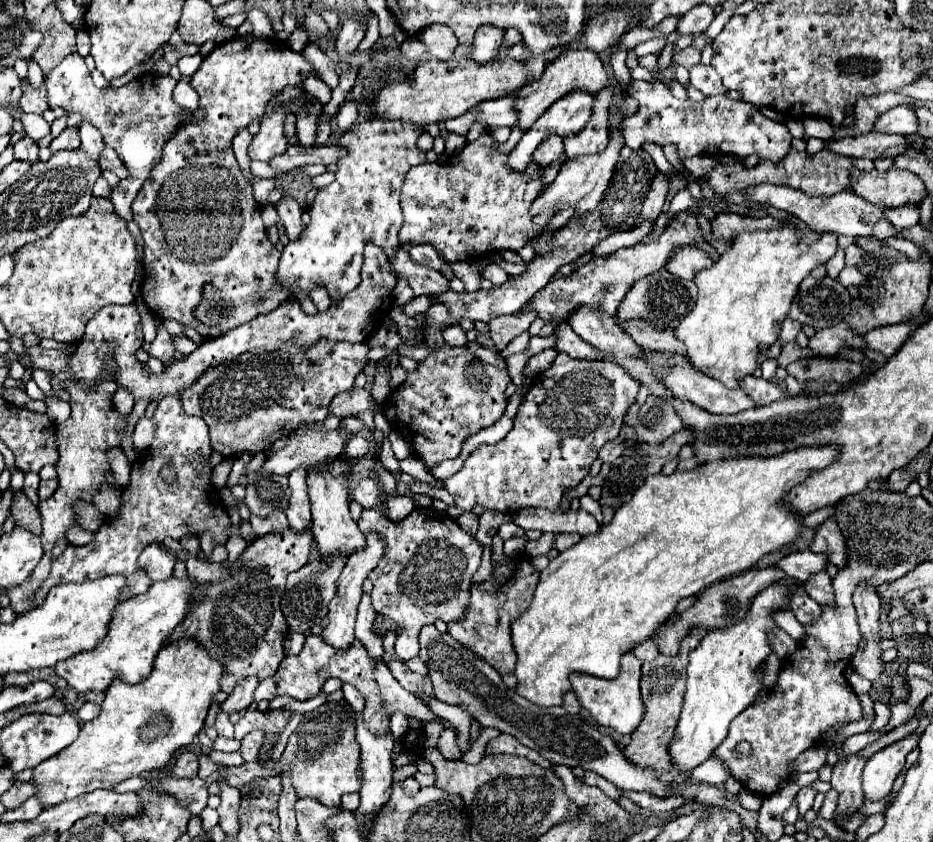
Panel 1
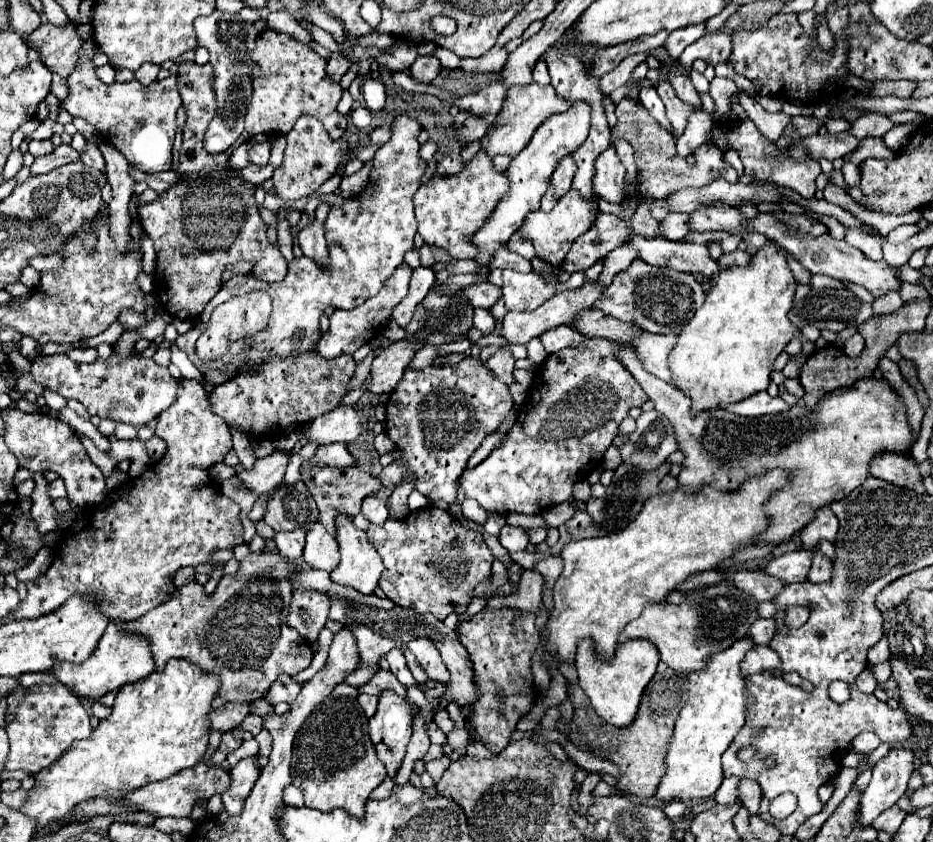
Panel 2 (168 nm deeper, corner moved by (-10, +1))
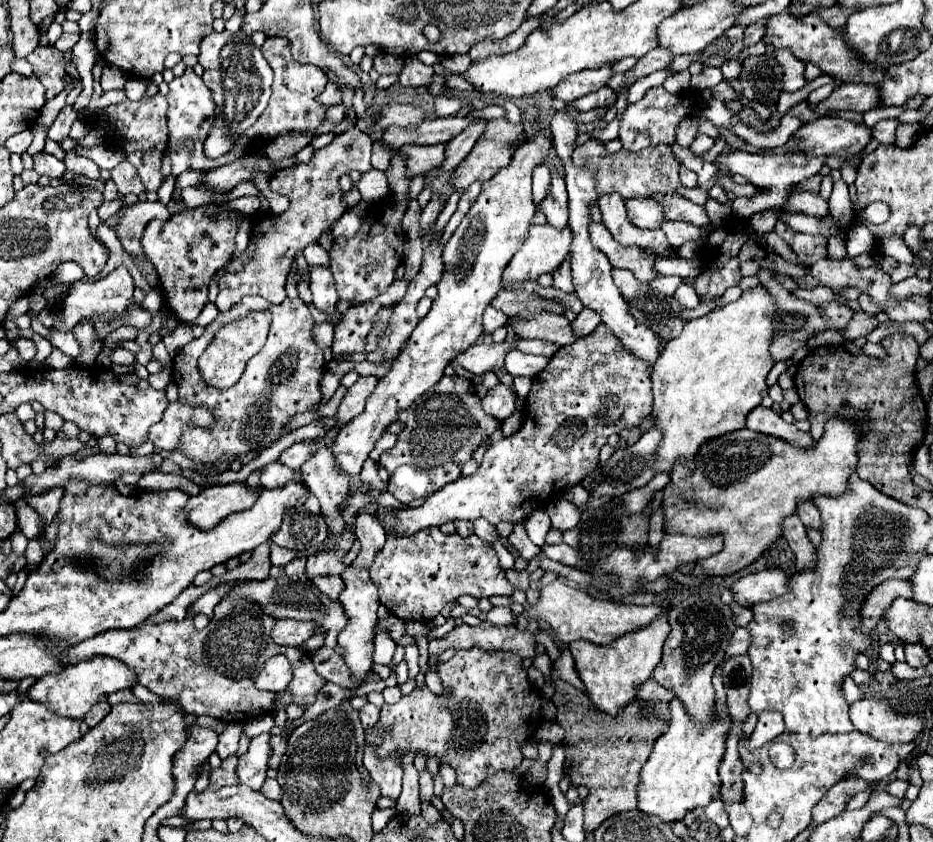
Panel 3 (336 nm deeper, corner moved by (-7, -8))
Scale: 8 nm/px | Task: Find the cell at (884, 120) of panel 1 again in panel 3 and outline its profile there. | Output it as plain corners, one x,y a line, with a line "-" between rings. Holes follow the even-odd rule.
825,116
803,124
795,132
795,138
799,138
799,144
789,152
803,150
803,154
847,158
861,152
869,144
871,130
865,124
853,124
843,118

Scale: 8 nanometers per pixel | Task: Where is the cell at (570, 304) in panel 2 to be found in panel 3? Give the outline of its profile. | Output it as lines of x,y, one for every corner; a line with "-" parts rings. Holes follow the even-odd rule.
515,342
513,344
473,344
471,348
467,348
463,354
457,354
455,356
455,362
469,370
471,374
483,374
483,372
495,372
499,376
499,380
507,386
513,386
513,376
505,372
505,366
503,366
503,360
505,360
505,354
509,350
515,348

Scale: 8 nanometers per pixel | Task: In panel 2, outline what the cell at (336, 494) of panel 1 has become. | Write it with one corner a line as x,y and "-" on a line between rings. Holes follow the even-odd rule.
338,517
336,539
340,545
340,563
332,569
330,579
338,585
354,587
364,595
372,593
384,567
374,545
370,545
366,531
356,529
350,517

